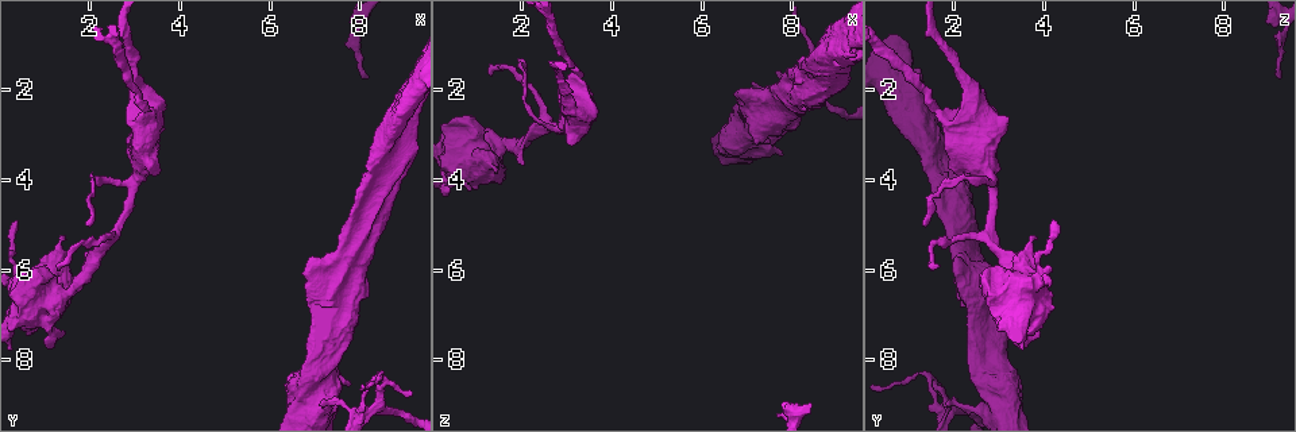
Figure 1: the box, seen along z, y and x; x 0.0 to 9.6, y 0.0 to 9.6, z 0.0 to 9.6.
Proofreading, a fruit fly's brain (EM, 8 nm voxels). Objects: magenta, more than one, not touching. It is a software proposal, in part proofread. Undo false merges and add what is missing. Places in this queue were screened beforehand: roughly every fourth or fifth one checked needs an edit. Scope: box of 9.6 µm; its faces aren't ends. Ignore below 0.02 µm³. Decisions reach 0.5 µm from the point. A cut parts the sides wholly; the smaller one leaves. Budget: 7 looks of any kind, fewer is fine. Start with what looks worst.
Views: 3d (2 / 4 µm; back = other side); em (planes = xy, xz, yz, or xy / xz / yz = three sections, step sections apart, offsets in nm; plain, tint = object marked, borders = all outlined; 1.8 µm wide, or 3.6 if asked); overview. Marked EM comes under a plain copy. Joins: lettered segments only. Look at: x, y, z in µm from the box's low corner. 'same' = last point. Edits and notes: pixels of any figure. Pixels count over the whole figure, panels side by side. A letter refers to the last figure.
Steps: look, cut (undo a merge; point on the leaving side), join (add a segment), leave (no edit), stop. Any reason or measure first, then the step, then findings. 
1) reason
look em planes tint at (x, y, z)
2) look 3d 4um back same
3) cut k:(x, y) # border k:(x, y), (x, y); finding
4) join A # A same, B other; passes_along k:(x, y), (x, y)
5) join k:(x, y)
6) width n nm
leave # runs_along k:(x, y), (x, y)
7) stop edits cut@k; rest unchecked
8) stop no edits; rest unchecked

thin end
look 3d 2um at (1.35, 5.85, 1.65)

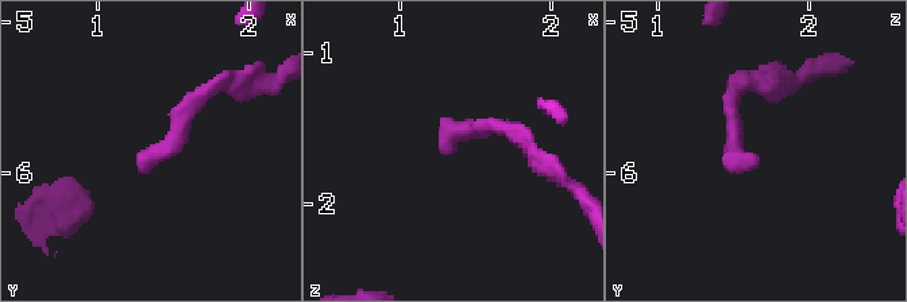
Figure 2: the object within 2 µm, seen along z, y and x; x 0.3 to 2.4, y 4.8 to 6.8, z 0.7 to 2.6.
look em xz step 4 borders at (1.26, 5.88, 1.64)

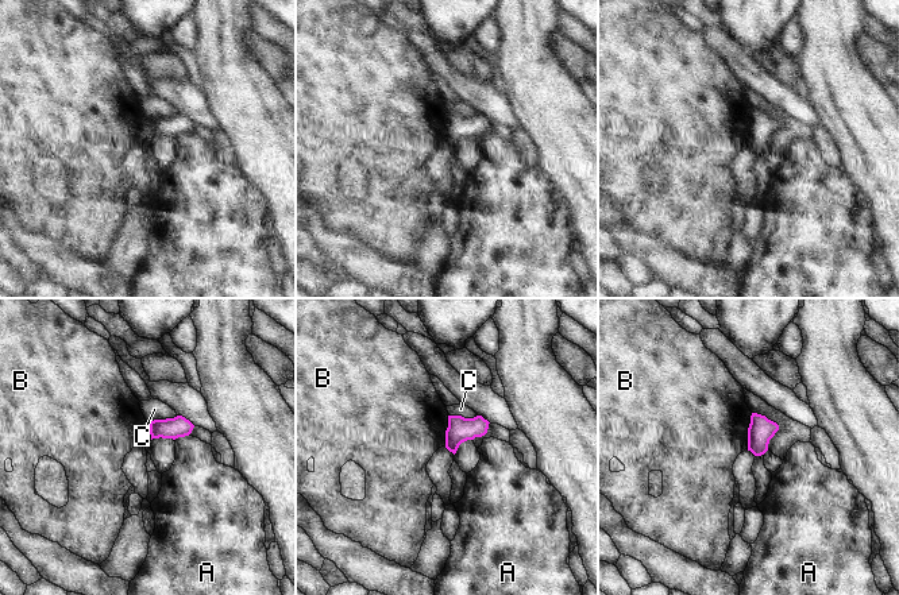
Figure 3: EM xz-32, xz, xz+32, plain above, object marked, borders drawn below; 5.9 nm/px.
cut it another way
look em planes borders same

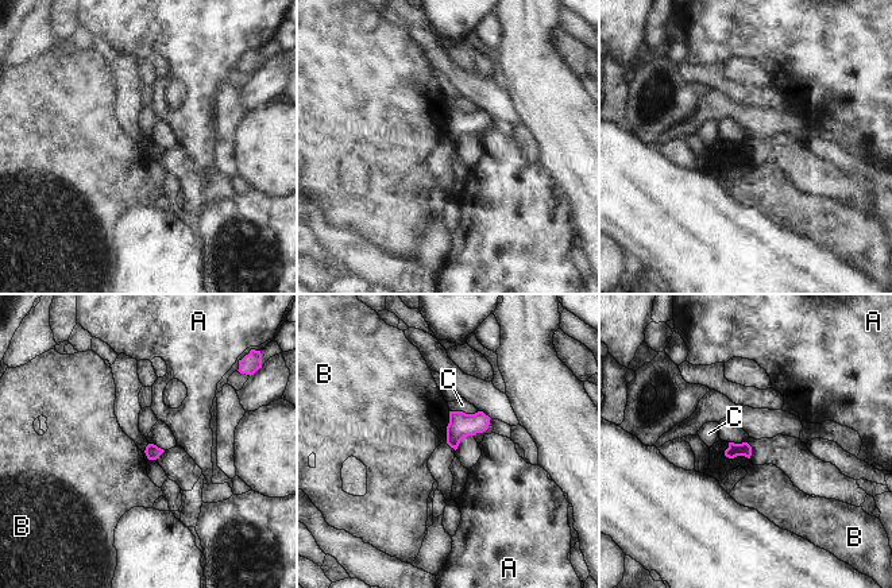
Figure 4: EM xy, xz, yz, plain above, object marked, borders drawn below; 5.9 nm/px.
width 80 nm
leave # A other, B other, C other; border 4:(728, 443), (726, 456), (749, 459); none of them fits

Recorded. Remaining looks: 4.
sudden change in width
look em xy step 4 borders at (8.70, 2.70, 1.15)

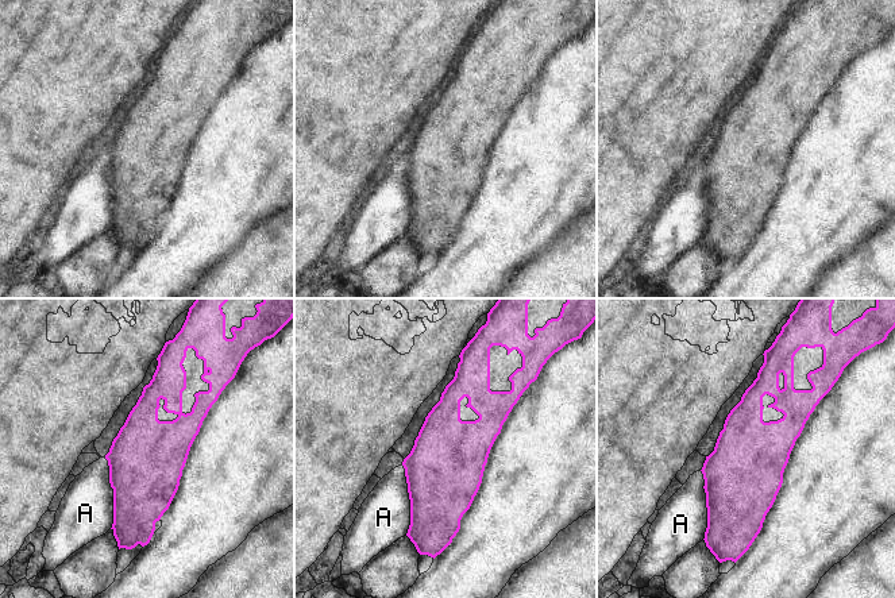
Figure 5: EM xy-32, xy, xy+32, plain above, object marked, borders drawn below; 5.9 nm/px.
longest_contact A 440 nm
leave # A other; border 5:(104, 456), (112, 489), (111, 528); continuous, no second neuron

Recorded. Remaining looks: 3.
three arms meet
look 3d 4um at (3.00, 4.15, 2.80)

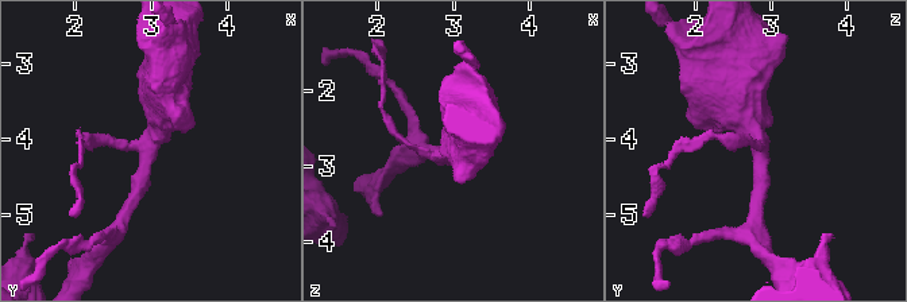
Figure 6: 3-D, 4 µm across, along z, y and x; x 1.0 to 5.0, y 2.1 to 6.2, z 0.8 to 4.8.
need the tissue
look em planes borders at (2.90, 4.10, 2.80)

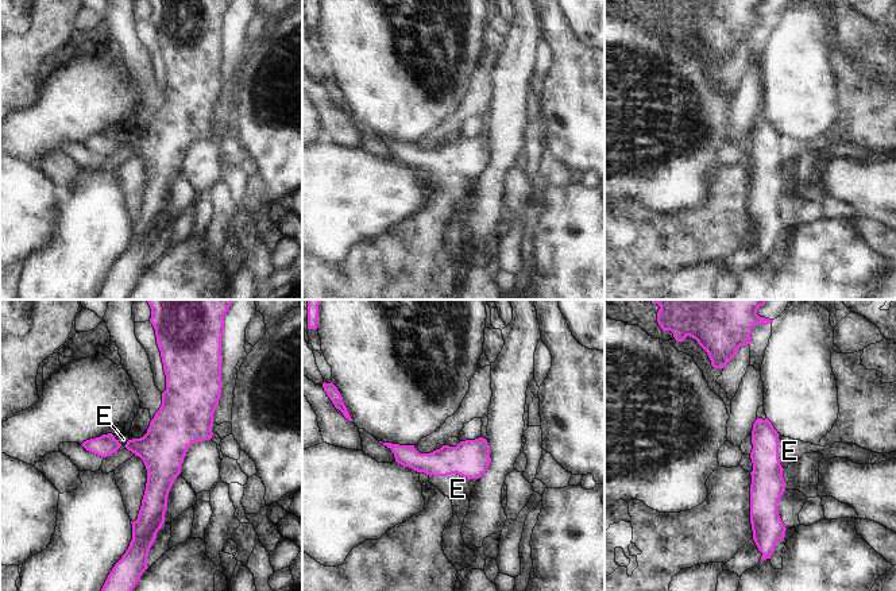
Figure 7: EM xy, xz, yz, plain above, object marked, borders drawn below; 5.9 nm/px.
width 190 nm
join E # E same; passes_along 7:(470, 459), (454, 472), (458, 489); it goes on there

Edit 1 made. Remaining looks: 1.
stop edits join@7; rest unchecked

